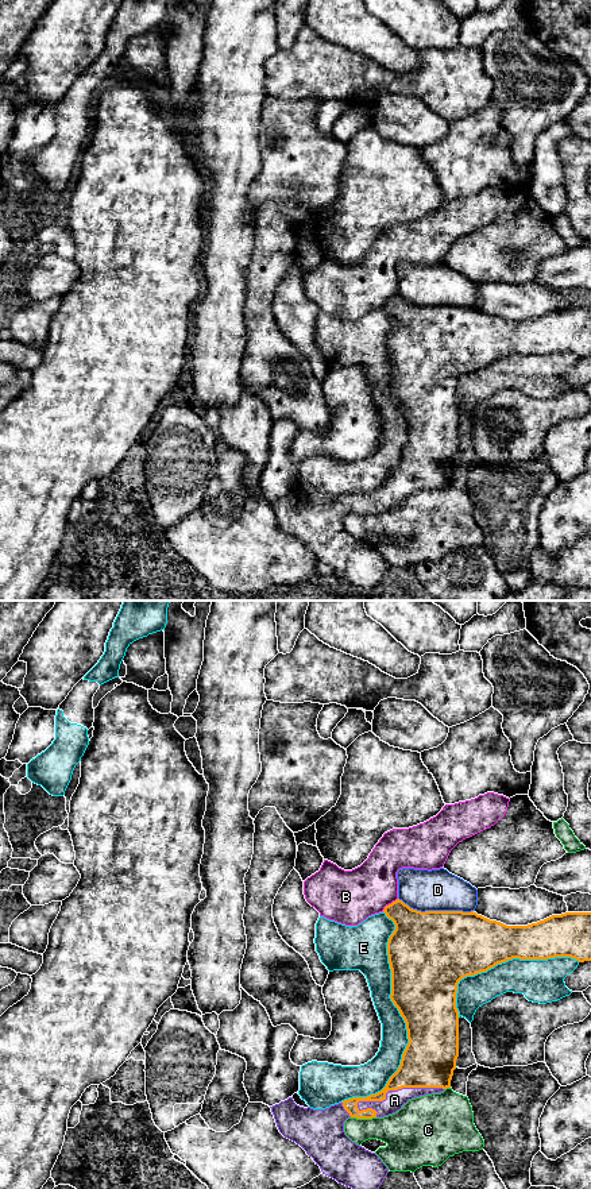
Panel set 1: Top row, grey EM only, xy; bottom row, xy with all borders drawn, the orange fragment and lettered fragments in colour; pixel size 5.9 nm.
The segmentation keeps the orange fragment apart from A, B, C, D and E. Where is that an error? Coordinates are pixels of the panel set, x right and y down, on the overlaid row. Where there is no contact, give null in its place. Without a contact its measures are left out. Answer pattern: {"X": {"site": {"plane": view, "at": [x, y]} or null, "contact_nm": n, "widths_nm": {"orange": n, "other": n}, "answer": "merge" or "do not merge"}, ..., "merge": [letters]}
{"A": {"site": {"plane": "xy", "at": [397, 1089]}, "contact_nm": 550, "widths_nm": {"orange": 320, "other": 110}, "answer": "merge"}, "B": {"site": {"plane": "xy", "at": [389, 904]}, "contact_nm": 130, "widths_nm": {"orange": 280, "other": 320}, "answer": "do not merge"}, "C": {"site": {"plane": "xy", "at": [363, 1118]}, "contact_nm": 150, "widths_nm": {"orange": 80, "other": 240}, "answer": "do not merge"}, "D": {"site": {"plane": "xy", "at": [436, 911]}, "contact_nm": 460, "widths_nm": {"orange": 480, "other": 260}, "answer": "do not merge"}, "E": {"site": {"plane": "xy", "at": [404, 1019]}, "contact_nm": 1150, "widths_nm": {"orange": 400, "other": 160}, "answer": "do not merge"}, "merge": ["A"]}

